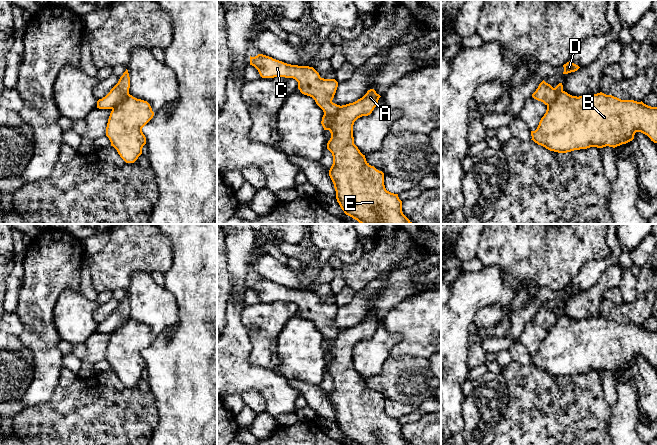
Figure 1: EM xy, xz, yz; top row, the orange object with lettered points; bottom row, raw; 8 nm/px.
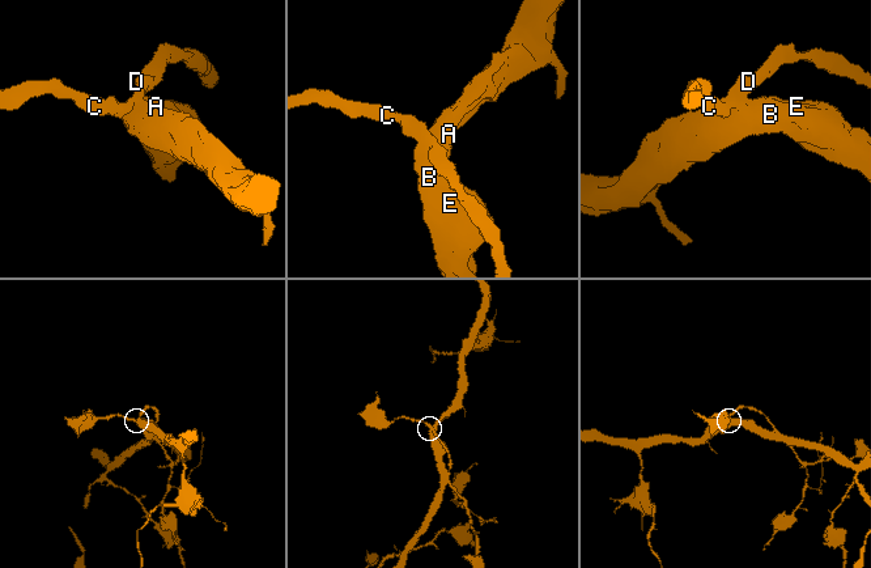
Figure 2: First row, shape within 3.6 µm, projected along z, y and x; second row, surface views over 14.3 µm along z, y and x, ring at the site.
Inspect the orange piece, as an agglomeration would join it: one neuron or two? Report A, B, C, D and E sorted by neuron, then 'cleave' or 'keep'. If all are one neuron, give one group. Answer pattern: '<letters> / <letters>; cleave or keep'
A B E / C D; cleave

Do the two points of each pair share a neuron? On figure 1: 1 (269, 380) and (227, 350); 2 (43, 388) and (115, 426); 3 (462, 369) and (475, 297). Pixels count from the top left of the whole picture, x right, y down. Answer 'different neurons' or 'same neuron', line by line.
1: same neuron
2: different neurons
3: same neuron

